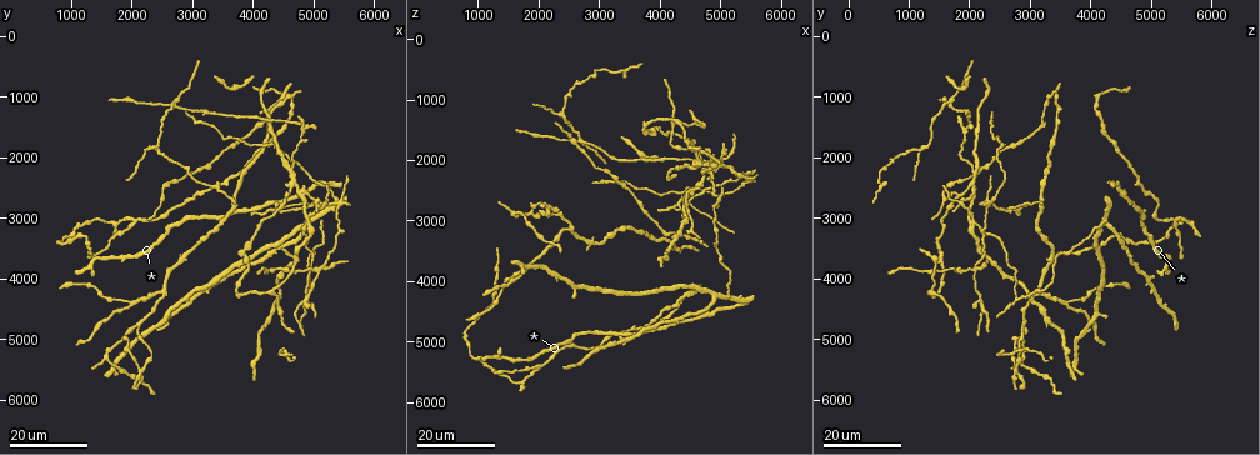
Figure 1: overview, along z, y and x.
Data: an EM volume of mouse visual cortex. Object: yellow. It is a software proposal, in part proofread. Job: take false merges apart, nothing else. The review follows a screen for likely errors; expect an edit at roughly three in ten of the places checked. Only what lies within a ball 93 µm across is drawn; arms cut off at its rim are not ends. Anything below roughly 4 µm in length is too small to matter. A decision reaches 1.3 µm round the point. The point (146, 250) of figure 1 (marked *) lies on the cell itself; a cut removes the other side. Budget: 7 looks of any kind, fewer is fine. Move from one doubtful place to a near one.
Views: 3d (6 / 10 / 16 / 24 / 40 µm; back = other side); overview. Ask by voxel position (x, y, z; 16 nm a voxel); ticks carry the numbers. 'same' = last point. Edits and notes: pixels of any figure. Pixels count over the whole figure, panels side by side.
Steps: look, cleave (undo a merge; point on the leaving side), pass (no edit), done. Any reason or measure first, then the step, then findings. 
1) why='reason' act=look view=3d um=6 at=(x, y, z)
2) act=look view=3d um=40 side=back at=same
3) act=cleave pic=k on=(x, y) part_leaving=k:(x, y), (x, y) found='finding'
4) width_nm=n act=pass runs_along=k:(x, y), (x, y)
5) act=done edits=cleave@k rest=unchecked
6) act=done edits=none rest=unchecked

why='looks like a crossing' act=look view=3d um=24 at=(2150, 5500, 2800)

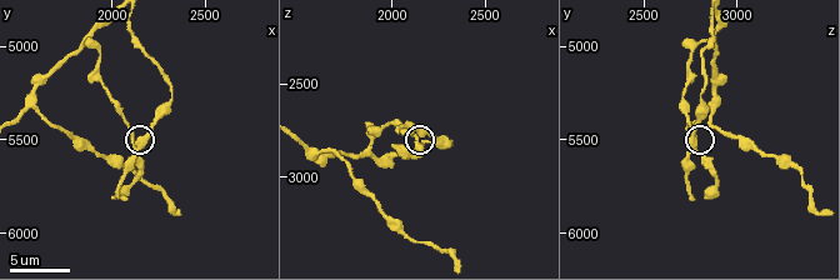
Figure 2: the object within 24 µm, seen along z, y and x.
act=look view=3d um=10 at=(2140, 5540, 2760)

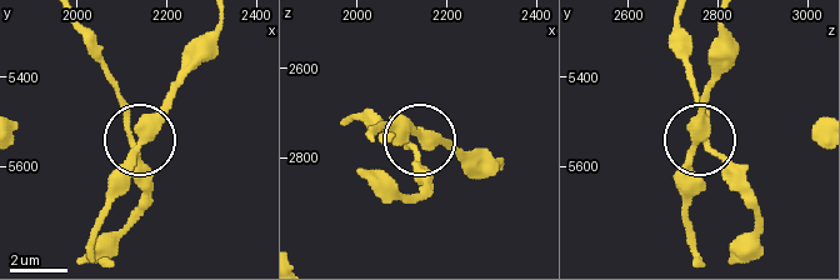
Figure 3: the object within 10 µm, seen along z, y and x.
width_nm=340 act=pass runs_along=3:(223, 23), (134, 145), (128, 180), (110, 200) found='continuous, no second cell'

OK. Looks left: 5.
why='side arm on a straight run' act=look view=3d um=24 at=(2100, 4800, 2900)

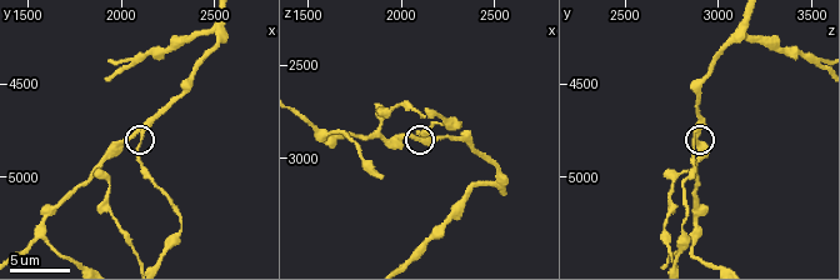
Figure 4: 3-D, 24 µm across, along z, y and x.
why='zoom in' act=look view=3d um=6 at=(2120, 4780, 2880)

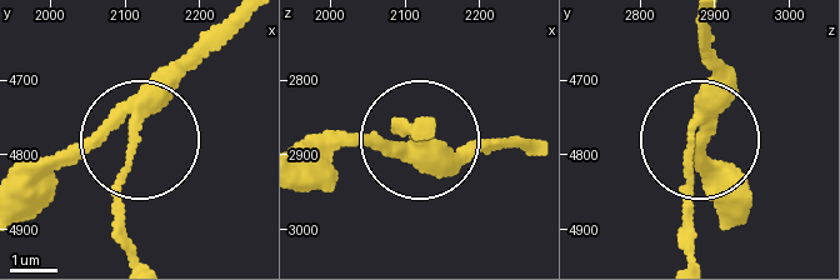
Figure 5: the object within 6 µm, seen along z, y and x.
width_nm=290 act=pass runs_along=5:(234, 23), (141, 130), (114, 203), (123, 250) found='continuous, no second cell'

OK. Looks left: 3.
why='three arms meet' act=look view=3d um=24 at=(4700, 2250, 2050)

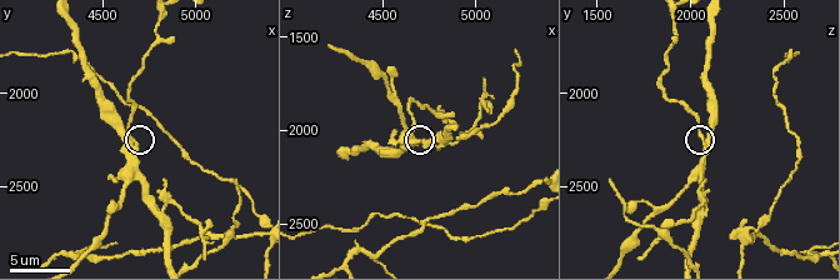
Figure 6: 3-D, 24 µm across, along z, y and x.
act=look view=3d um=10 at=(4640, 2240, 2080)

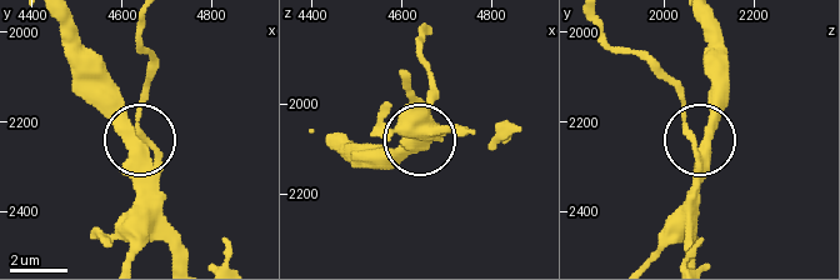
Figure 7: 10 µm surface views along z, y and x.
width_nm=330 act=cleave pic=7 on=(684, 134) found='a second cell is stuck on'

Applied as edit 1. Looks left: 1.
why='arms part here' act=look view=3d um=16 at=(4800, 2640, 2060)

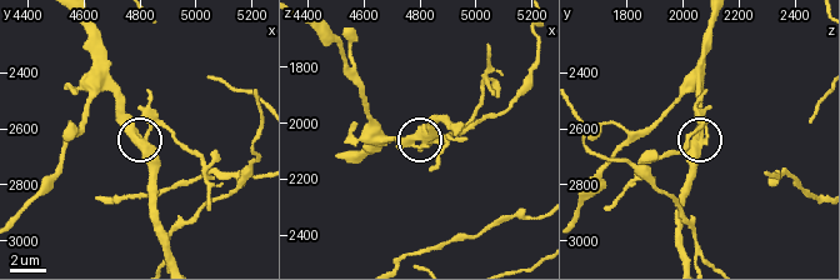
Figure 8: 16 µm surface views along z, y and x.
arms=3 act=cleave pic=8 on=(169, 129) found='two cells meet here'

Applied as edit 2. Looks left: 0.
act=done edits=cleave@7,cleave@8 rest=unchecked

